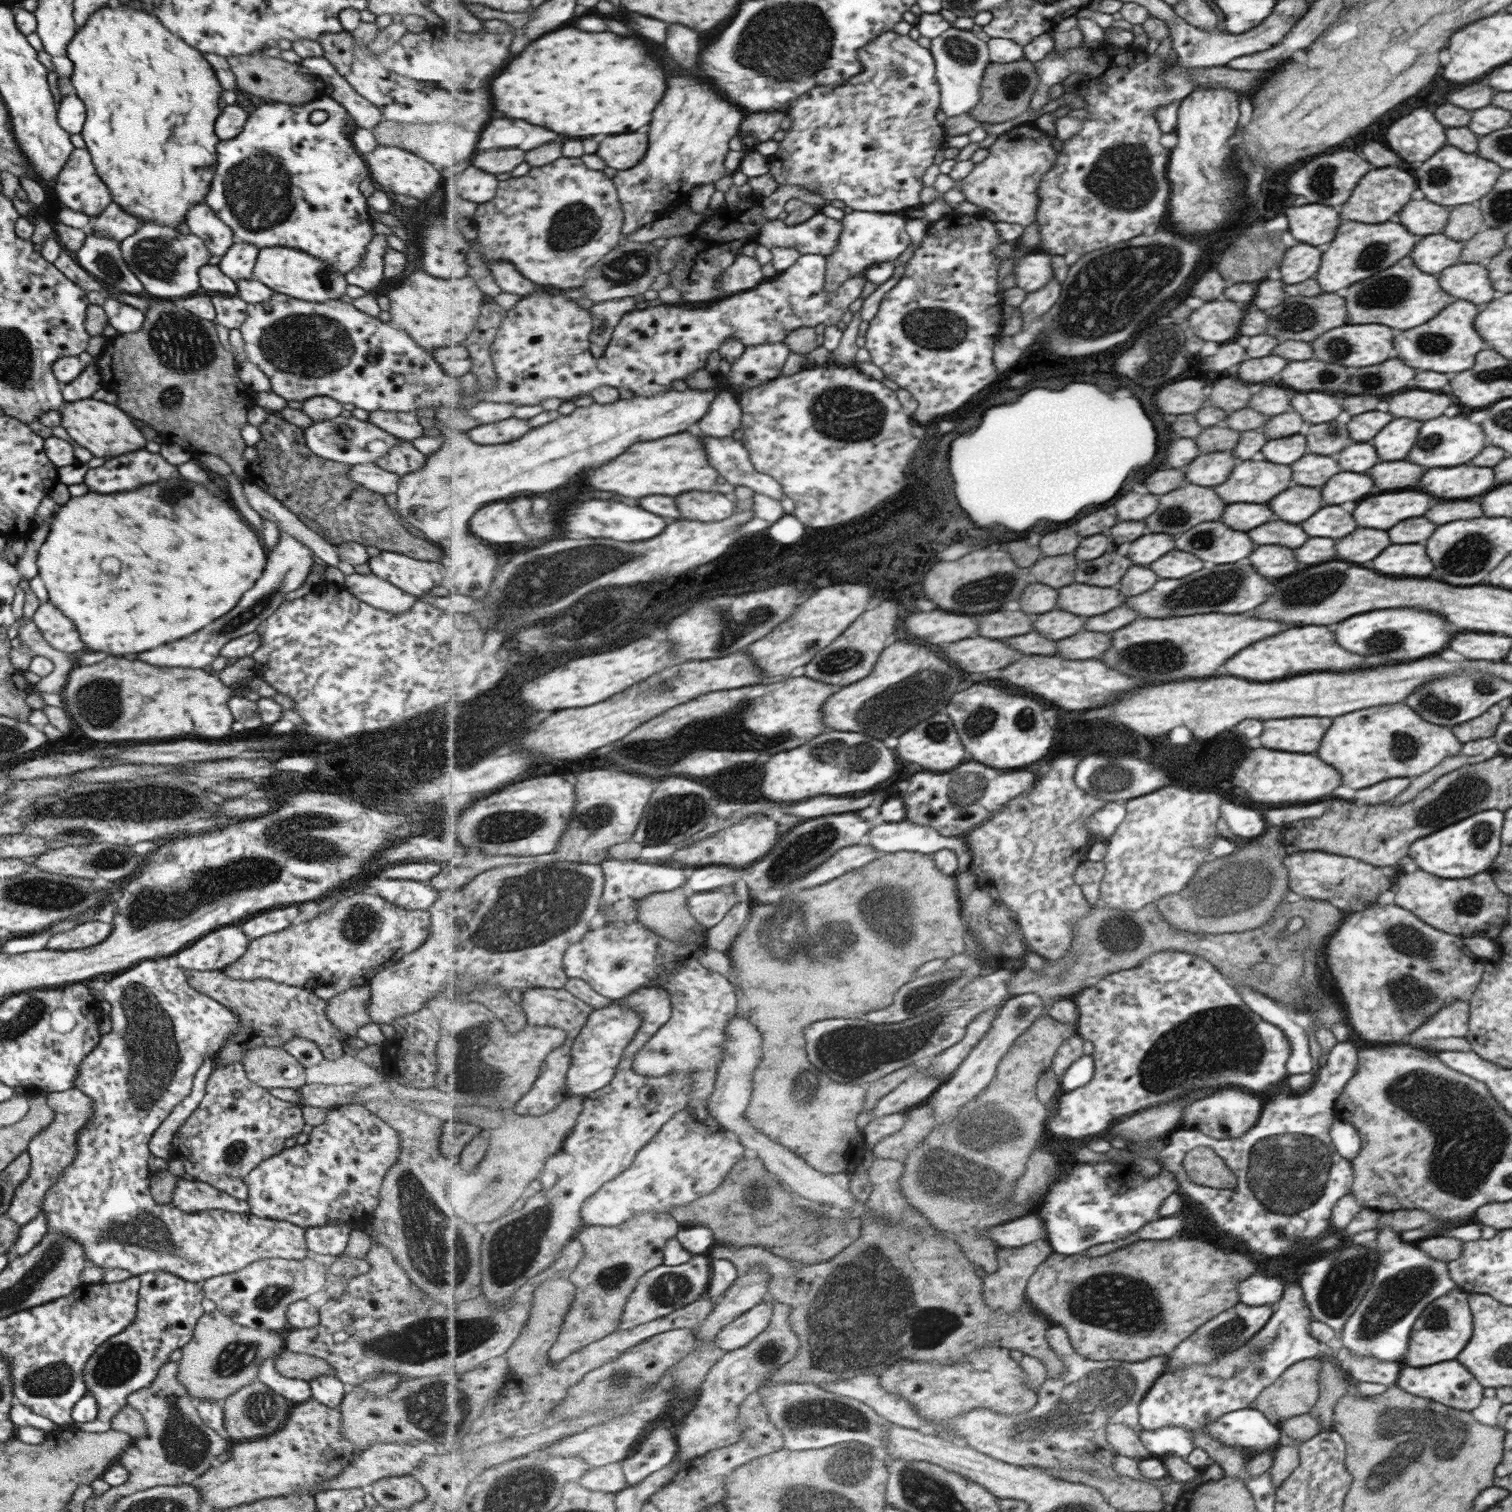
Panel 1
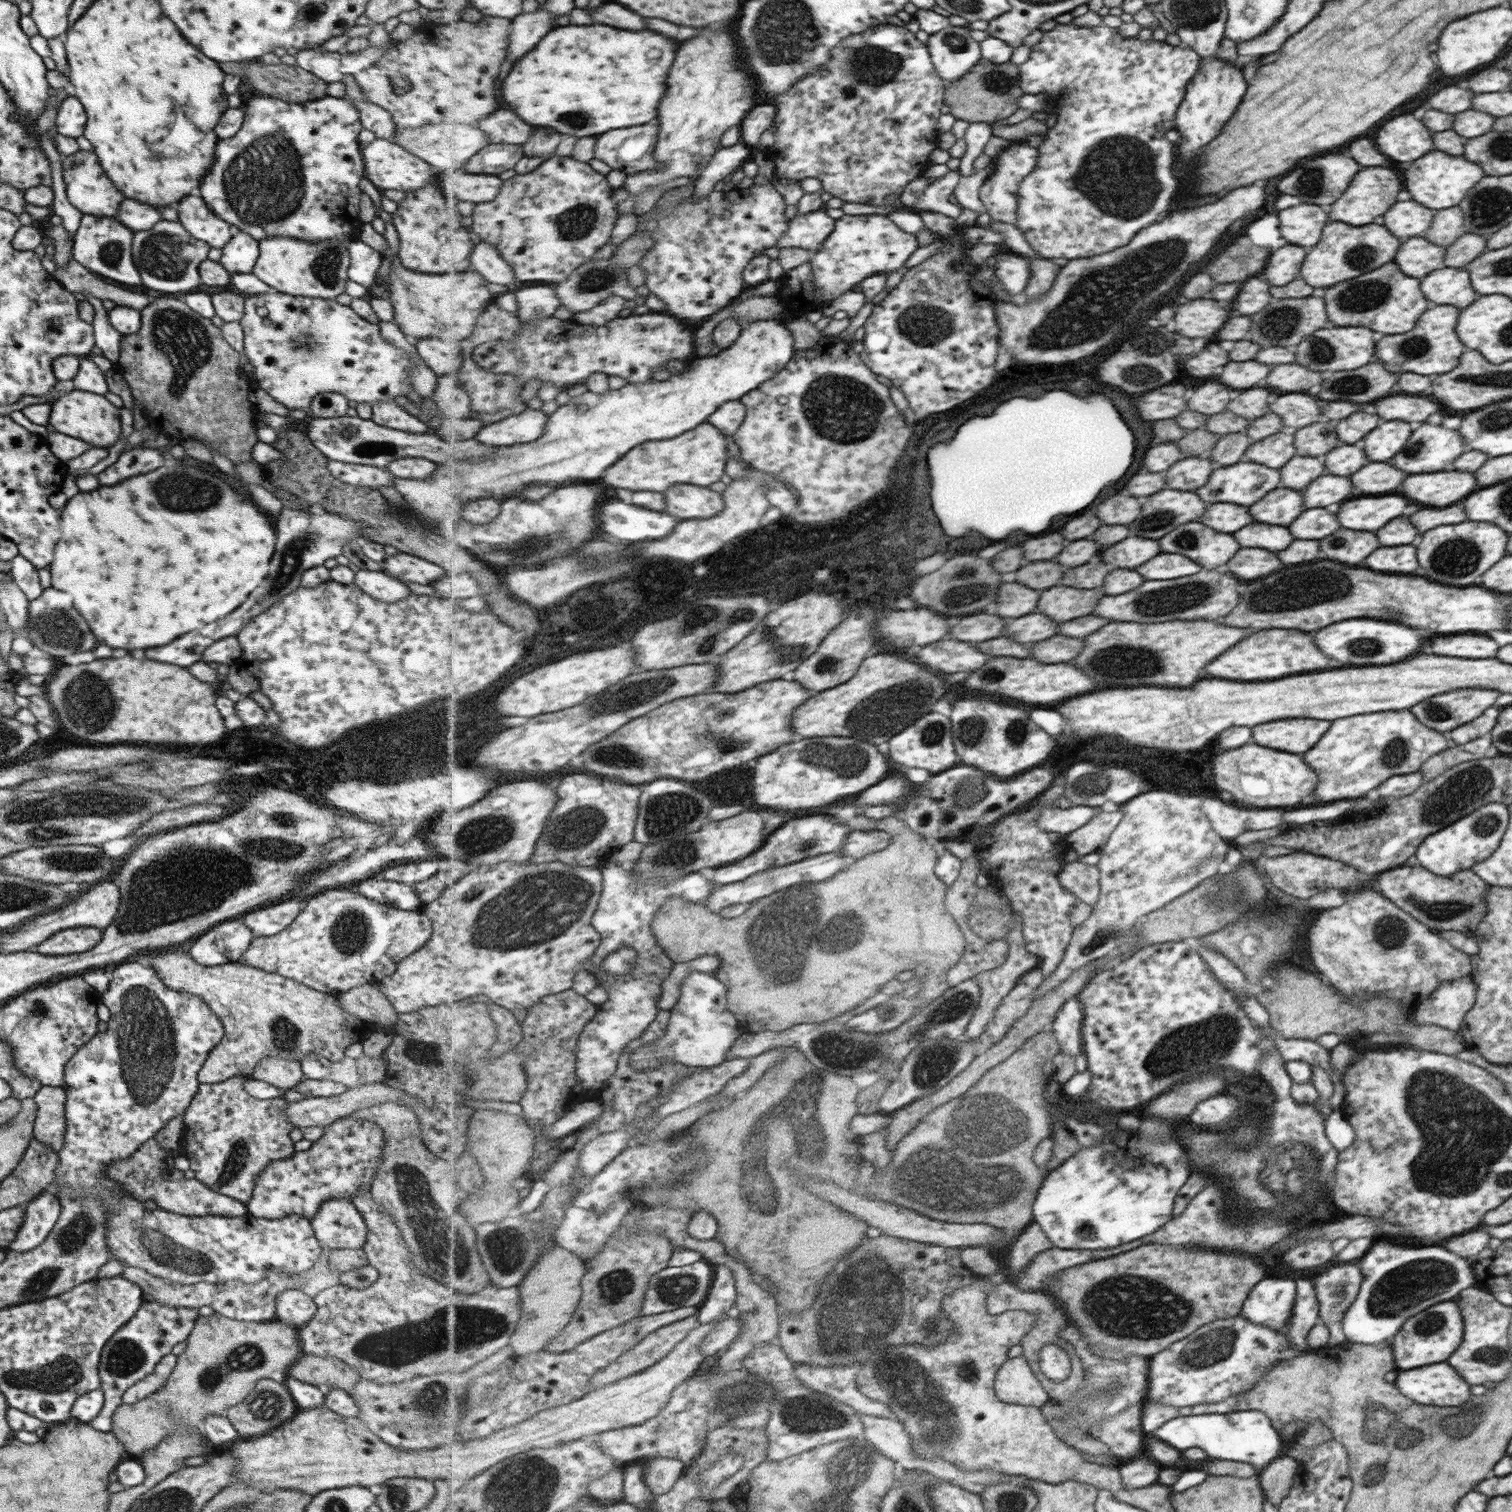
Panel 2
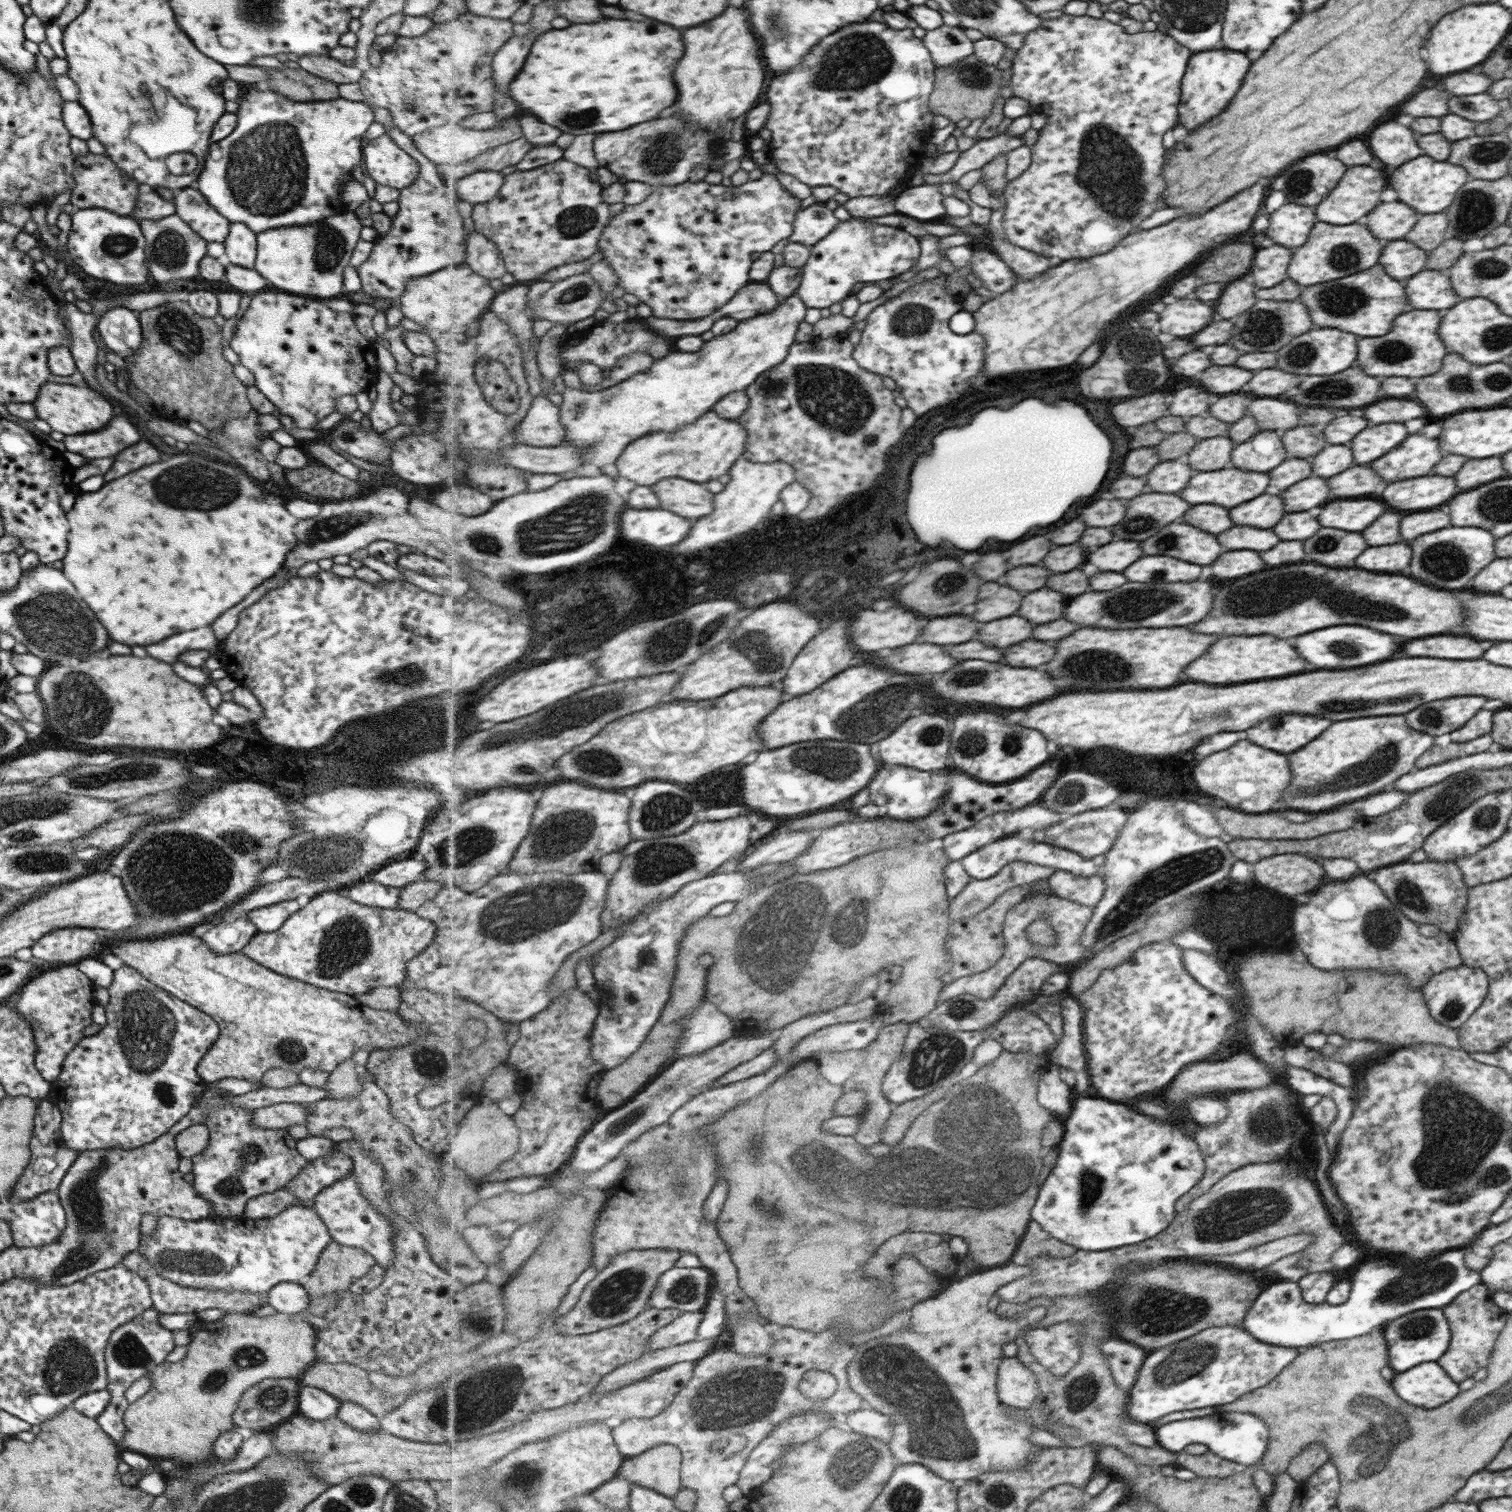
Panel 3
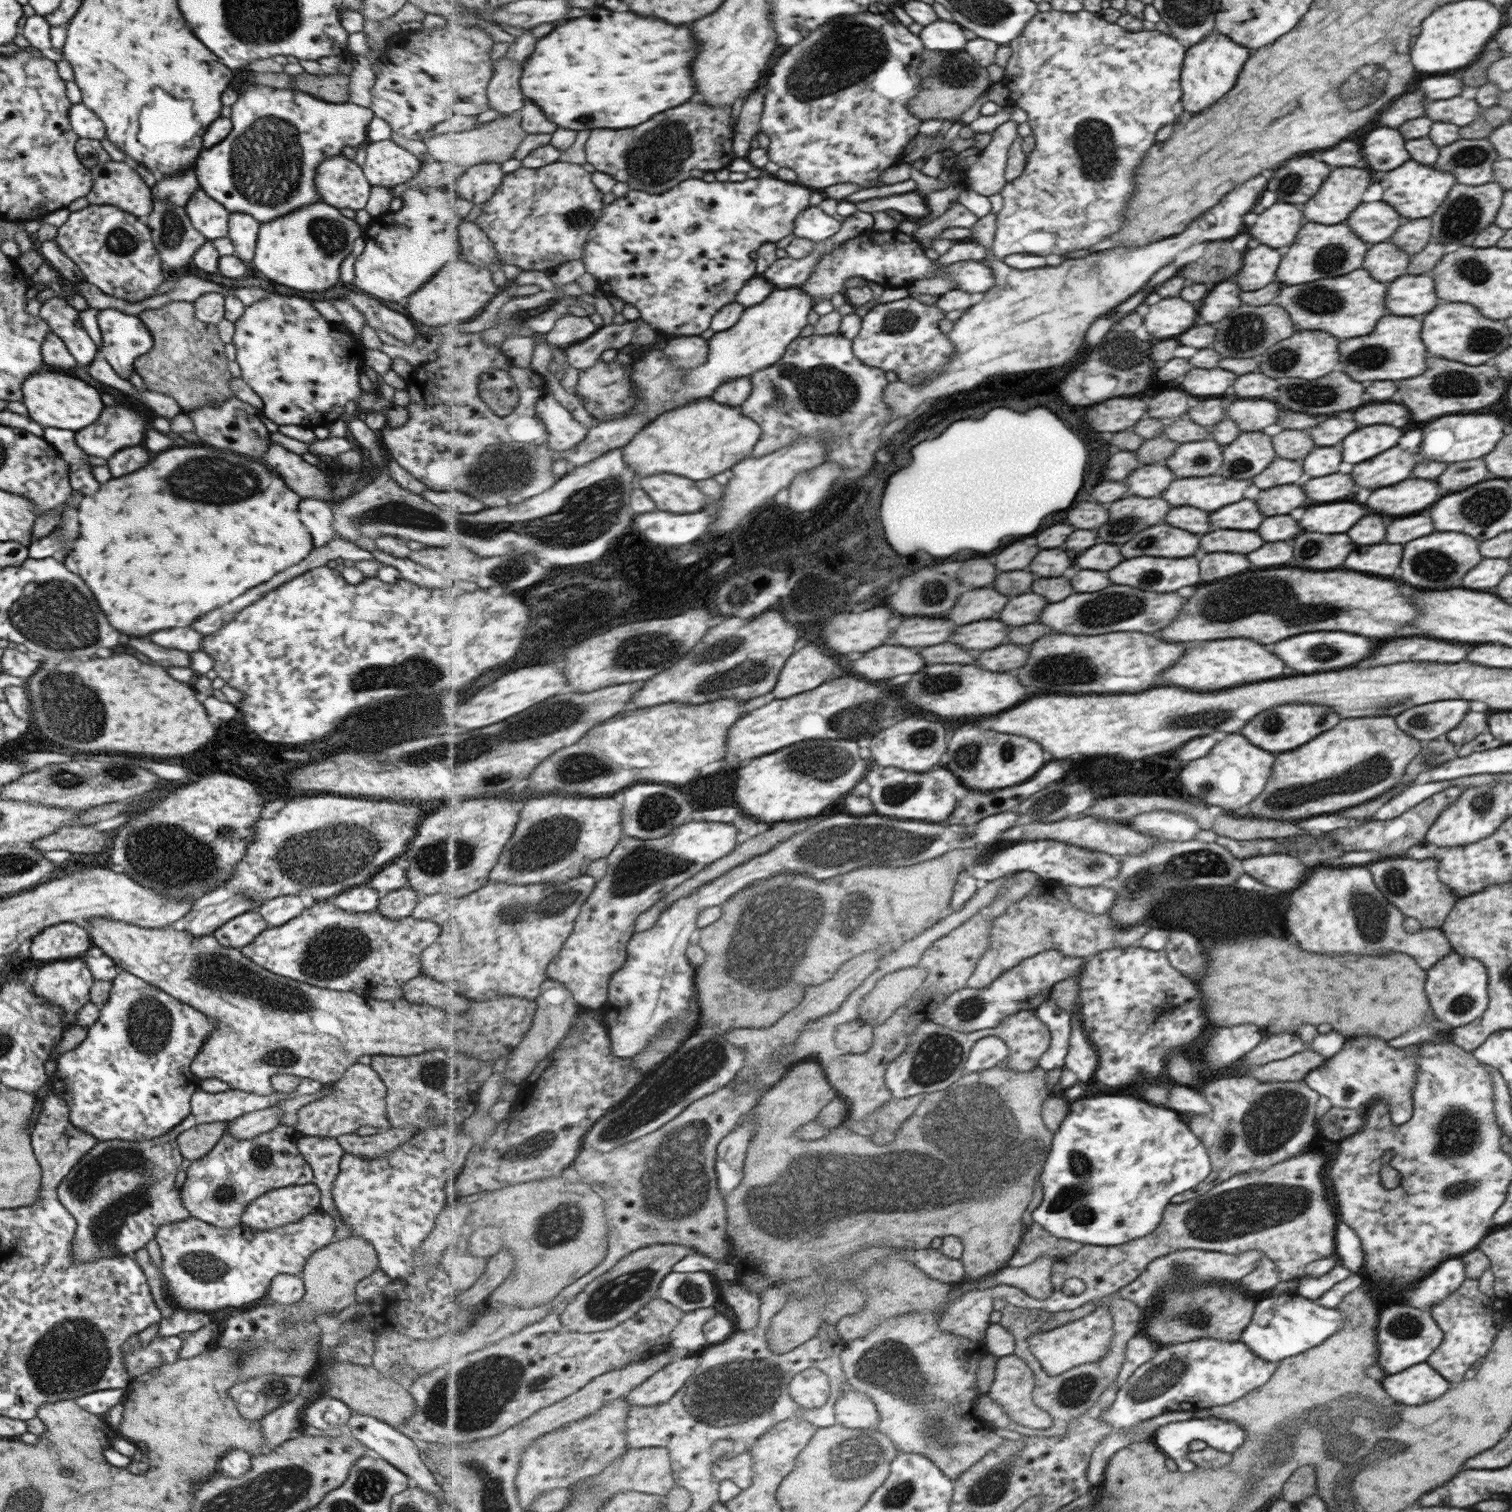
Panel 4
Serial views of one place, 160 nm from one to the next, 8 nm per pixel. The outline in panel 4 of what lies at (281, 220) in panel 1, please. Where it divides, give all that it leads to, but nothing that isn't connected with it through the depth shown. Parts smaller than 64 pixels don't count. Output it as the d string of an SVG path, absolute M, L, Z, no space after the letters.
M249 85L247 88L243 88L243 90L239 90L237 93L237 100L230 106L229 119L232 126L231 130L221 142L214 144L211 148L201 150L194 160L195 178L197 178L199 189L203 190L211 200L215 200L215 202L221 204L229 213L245 213L251 215L259 224L261 224L283 216L293 210L299 210L299 208L303 208L303 206L323 202L321 201L321 197L319 197L319 192L315 191L315 185L313 185L315 169L317 169L317 166L322 163L324 158L341 155L343 146L351 146L351 148L354 148L367 142L366 128L374 115L369 107L365 108L349 102L331 104L330 101L321 100L311 96L309 93L303 94L303 92L299 92L298 90L276 87Z

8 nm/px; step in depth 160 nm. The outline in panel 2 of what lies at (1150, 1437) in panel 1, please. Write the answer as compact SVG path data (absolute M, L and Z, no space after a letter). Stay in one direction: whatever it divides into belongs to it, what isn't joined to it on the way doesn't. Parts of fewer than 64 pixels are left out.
M1258 1411L1175 1417L1149 1435L1178 1451L1195 1447L1204 1450L1206 1456L1213 1459L1245 1462L1256 1472L1263 1470L1276 1456L1282 1454L1282 1442L1276 1430L1271 1427L1270 1420Z

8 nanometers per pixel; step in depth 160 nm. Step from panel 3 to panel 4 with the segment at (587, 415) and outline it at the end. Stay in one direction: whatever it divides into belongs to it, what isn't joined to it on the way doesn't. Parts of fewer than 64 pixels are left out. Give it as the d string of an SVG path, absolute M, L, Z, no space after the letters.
M802 287L799 288L775 288L773 294L753 306L753 308L746 309L743 312L742 317L735 323L735 326L729 327L727 330L721 332L715 332L709 339L709 358L705 363L699 365L699 367L687 370L677 371L667 356L663 354L661 348L647 350L643 353L633 364L634 372L632 373L632 381L636 391L638 390L638 396L640 400L631 410L628 410L624 416L615 419L623 419L627 417L635 416L639 413L645 413L649 415L650 422L654 421L658 416L663 413L669 412L671 409L681 408L695 401L712 397L719 386L726 382L741 377L751 377L757 371L774 366L779 360L786 354L790 344L802 336L803 329L810 324L810 315L813 312L813 297Z

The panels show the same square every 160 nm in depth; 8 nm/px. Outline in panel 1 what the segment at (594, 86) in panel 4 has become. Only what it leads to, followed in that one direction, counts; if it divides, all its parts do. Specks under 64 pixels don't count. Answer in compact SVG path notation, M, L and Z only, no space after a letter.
M565 28L545 34L533 42L529 50L517 56L509 68L495 80L495 110L509 118L529 120L565 136L597 136L597 134L629 134L653 120L653 110L665 96L665 72L647 56L647 44L635 36L619 36L613 32L585 32L581 28Z

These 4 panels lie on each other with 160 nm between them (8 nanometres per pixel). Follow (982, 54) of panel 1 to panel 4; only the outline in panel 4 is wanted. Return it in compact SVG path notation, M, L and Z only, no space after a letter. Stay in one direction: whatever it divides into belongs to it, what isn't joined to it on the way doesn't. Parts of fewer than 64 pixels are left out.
M937 19L933 24L924 26L918 35L927 49L956 53L965 51L969 42L963 29L955 21Z

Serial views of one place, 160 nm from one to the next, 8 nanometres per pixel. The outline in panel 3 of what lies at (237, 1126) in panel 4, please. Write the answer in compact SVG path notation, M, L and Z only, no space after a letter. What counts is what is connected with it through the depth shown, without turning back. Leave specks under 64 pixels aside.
M281 1103L253 1109L250 1122L259 1129L287 1129L293 1125L305 1126L305 1105Z

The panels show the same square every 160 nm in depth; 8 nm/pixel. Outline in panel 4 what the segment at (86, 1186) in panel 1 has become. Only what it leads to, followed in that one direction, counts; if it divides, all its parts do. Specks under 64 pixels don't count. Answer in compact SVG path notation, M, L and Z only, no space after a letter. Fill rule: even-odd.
M105 954L97 958L83 956L85 964L95 980L110 981L110 991L108 999L99 1006L99 1016L87 1027L84 1039L73 1049L60 1054L55 1060L55 1070L49 1077L51 1083L51 1094L58 1096L67 1103L70 1124L75 1128L93 1136L95 1142L107 1142L107 1140L127 1140L127 1142L139 1142L139 1140L153 1140L157 1136L163 1136L170 1132L177 1124L180 1124L184 1116L190 1111L190 1096L199 1089L200 1079L190 1071L190 1064L193 1057L197 1054L199 1047L203 1044L205 1037L211 1032L211 1029L219 1027L219 1022L212 1018L207 1018L204 1014L197 1012L194 1008L179 1002L176 998L169 996L166 992L157 987L147 984L144 980L133 976L130 972L118 968L116 964ZM322 1212L266 1230L254 1230L240 1222L231 1228L215 1227L189 1216L160 1226L153 1239L161 1256L164 1288L175 1308L207 1313L259 1300L274 1276L301 1272L311 1253L333 1240L334 1230L335 1220Z

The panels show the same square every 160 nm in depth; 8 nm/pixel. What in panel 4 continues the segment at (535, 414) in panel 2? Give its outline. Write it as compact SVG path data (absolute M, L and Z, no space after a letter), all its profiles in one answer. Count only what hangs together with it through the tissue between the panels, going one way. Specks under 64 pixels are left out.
M543 396L536 407L546 429L550 432L548 443L551 448L571 450L586 440L589 428L575 420L573 414L555 396Z

